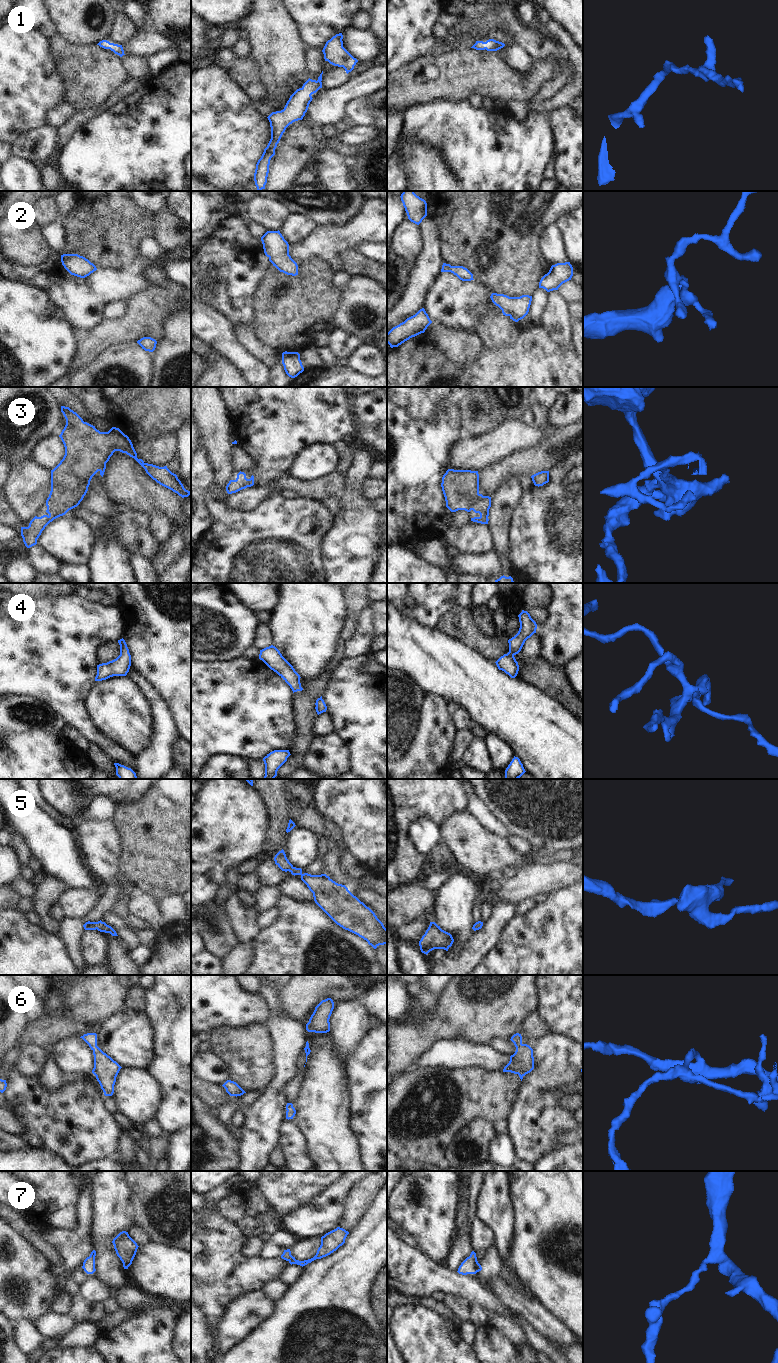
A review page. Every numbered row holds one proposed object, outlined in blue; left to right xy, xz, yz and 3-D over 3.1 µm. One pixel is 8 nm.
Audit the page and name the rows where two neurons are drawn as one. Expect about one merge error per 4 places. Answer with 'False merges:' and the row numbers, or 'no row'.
False merges: no row.

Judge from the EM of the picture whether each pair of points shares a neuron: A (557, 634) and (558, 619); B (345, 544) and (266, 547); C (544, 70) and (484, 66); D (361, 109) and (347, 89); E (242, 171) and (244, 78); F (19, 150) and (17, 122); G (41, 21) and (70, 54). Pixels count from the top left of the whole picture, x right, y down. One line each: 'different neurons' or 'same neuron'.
A: same neuron
B: different neurons
C: same neuron
D: different neurons
E: different neurons
F: different neurons
G: different neurons

